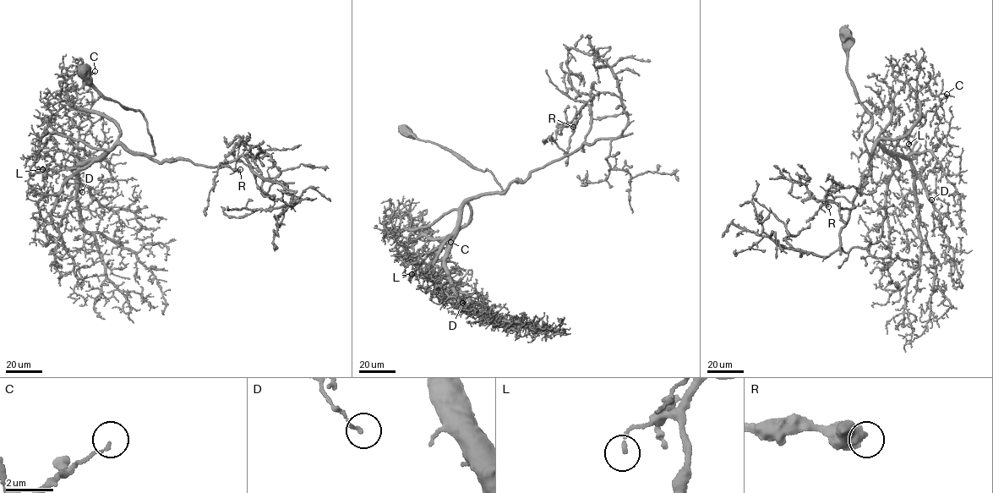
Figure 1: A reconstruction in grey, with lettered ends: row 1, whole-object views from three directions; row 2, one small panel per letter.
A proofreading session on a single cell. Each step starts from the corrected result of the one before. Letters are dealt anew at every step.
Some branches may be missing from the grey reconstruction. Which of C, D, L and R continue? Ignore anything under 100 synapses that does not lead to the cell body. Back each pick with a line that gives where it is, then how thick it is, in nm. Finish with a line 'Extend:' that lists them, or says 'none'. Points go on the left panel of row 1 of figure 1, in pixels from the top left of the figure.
Extend: none

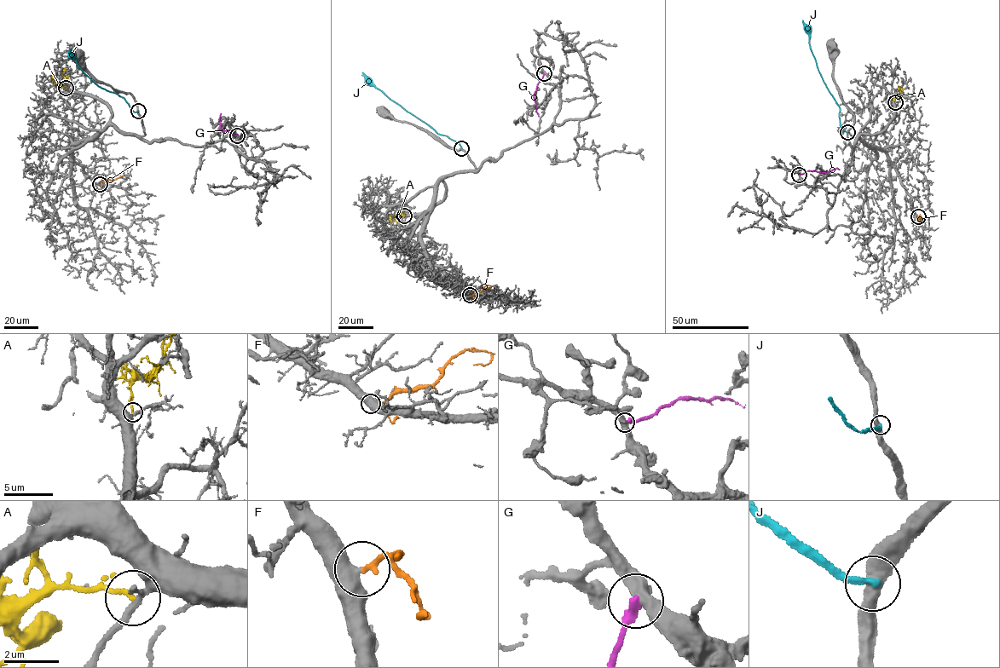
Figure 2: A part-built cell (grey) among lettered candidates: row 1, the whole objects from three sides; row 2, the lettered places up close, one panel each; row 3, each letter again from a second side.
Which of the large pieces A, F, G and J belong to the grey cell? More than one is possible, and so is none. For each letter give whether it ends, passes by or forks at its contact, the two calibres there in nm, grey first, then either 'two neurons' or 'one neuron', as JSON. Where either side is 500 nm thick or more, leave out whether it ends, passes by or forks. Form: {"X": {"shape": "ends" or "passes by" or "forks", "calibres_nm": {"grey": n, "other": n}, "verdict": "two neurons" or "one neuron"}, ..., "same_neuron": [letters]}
{"A": {"shape": "ends", "calibres_nm": {"grey": 280, "other": 150}, "verdict": "two neurons"}, "F": {"shape": "ends", "calibres_nm": {"grey": 400, "other": 200}, "verdict": "one neuron"}, "G": {"shape": "ends", "calibres_nm": {"grey": 440, "other": 400}, "verdict": "two neurons"}, "J": {"shape": "ends", "calibres_nm": {"grey": 460, "other": 240}, "verdict": "two neurons"}, "same_neuron": ["F"]}

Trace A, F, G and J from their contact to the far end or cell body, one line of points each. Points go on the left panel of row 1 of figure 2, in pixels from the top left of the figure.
A: (66, 88), (58, 85), (66, 79), (62, 74), (66, 67)
F: (100, 184), (104, 180), (112, 181), (123, 175), (120, 177)
G: (237, 135), (227, 129), (220, 130), (221, 114)
J: (138, 111), (134, 112), (124, 99), (95, 83), (78, 65), (74, 52), (69, 48)

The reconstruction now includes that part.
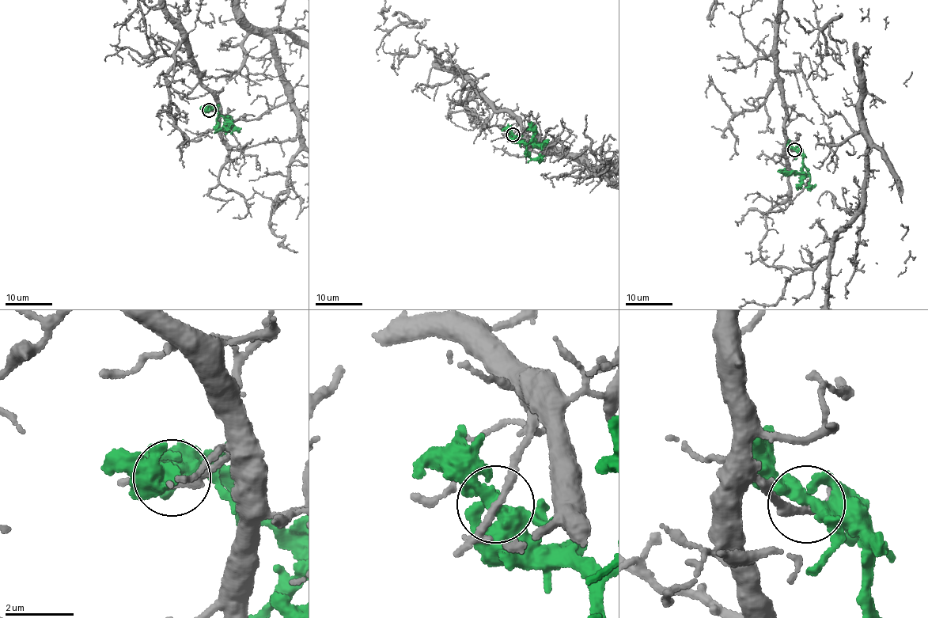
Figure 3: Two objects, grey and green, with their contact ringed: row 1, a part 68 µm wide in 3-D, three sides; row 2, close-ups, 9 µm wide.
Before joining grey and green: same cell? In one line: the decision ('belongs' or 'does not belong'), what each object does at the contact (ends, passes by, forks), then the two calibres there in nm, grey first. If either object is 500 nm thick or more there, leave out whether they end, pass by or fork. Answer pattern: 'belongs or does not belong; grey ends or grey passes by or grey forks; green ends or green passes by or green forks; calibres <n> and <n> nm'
does not belong; grey passes by; green forks; calibres 200 and 360 nm

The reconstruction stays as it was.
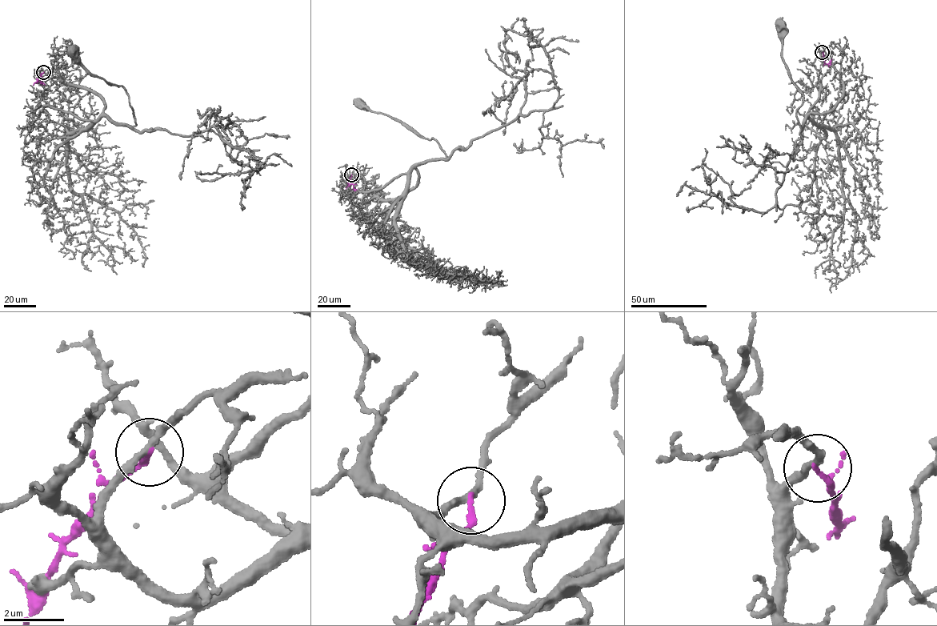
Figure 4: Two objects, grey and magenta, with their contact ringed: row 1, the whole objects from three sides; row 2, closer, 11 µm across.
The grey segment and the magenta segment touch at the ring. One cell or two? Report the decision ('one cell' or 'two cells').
two cells

